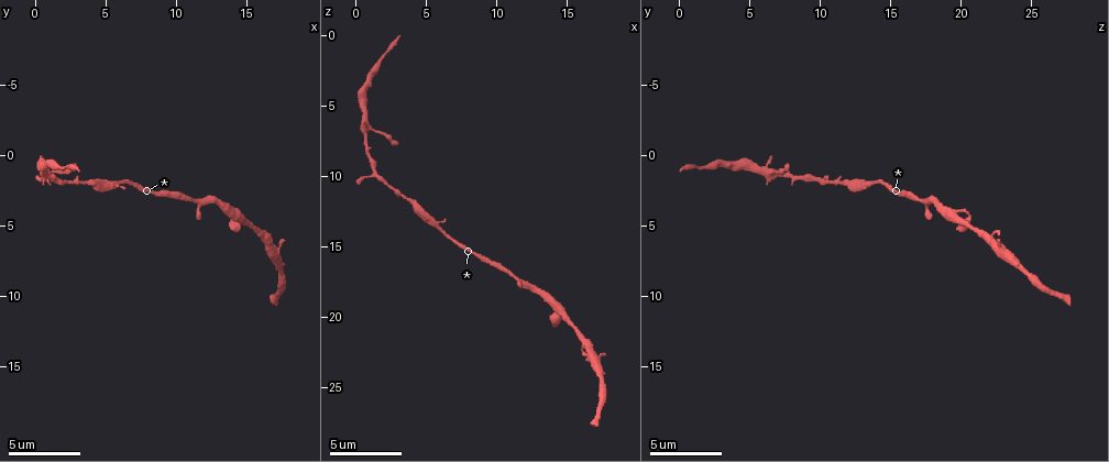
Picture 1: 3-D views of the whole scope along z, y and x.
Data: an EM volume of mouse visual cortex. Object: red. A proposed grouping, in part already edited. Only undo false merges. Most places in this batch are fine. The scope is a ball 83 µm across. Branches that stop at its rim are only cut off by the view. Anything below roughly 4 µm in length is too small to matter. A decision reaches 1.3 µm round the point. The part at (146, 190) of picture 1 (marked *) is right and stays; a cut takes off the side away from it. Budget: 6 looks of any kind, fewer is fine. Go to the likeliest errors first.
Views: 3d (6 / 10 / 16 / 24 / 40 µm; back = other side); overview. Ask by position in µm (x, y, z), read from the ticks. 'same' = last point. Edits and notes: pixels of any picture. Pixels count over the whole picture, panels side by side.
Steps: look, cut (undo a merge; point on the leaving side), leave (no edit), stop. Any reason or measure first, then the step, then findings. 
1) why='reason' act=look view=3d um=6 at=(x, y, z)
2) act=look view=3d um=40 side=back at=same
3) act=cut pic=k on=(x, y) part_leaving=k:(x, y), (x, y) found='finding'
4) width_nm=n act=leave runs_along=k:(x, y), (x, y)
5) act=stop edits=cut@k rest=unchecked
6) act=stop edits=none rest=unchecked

why='narrows sharply' act=look view=3d um=10 at=(15.6, 5.2, 20.6)

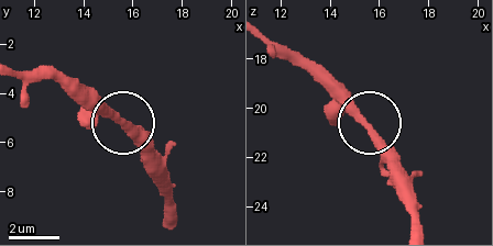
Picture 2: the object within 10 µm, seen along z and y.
act=look view=3d um=10 side=back at=(15.4, 5.0, 20.7)

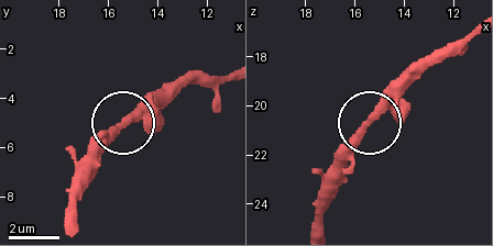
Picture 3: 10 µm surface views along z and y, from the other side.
act=leave runs_along=3:(471, 29), (335, 159) found='continuous, no second neuron'

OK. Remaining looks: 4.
why='three arms meet' act=look view=3d um=10 at=(12.2, 3.2, 17.6)

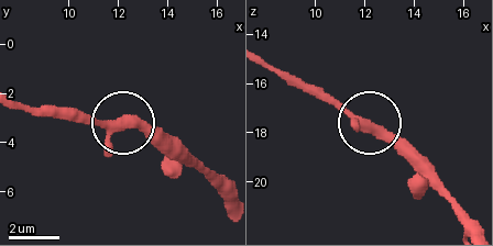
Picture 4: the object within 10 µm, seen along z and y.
act=look view=3d um=6 at=(12.0, 3.3, 17.7)

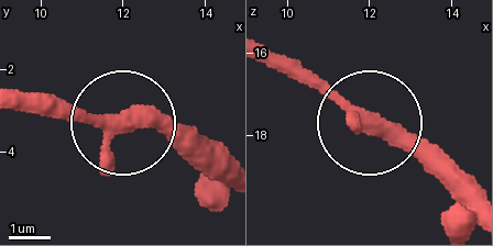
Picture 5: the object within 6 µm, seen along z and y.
act=leave runs_along=5:(19, 92), (215, 145) found='one neuron here'

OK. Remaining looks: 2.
act=look view=3d um=10 at=(4.2, 2.0, 11.8)

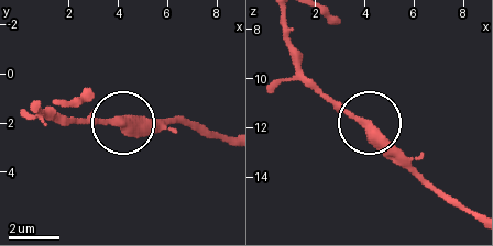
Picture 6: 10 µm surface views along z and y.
act=leave runs_along=6:(212, 136), (177, 124), (65, 124) found='one neuron here'

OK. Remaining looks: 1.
act=stop edits=none rest=unchecked

